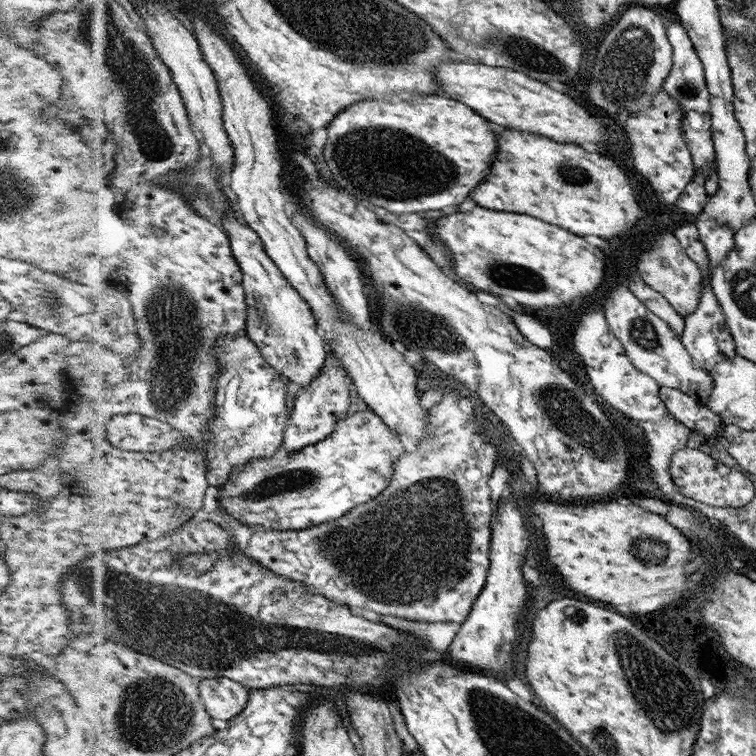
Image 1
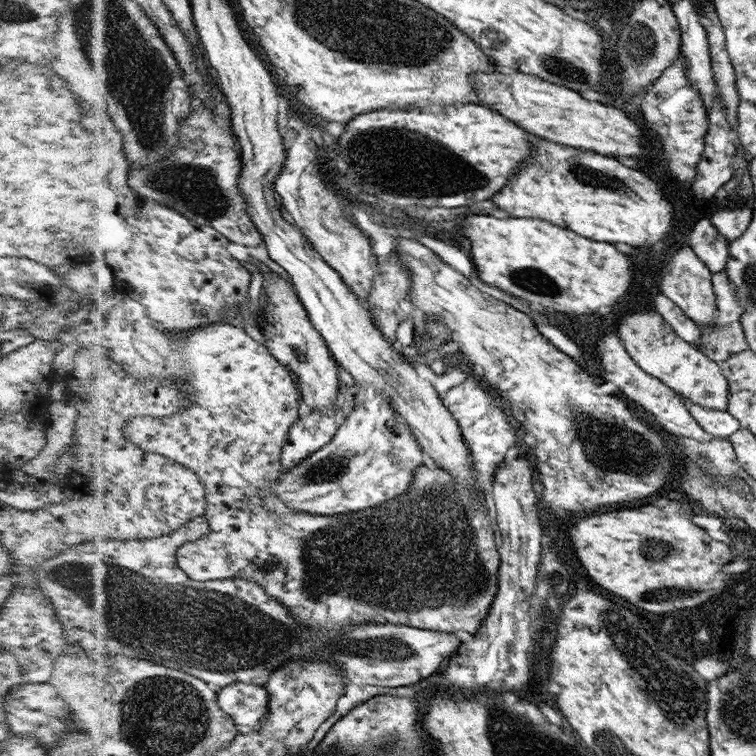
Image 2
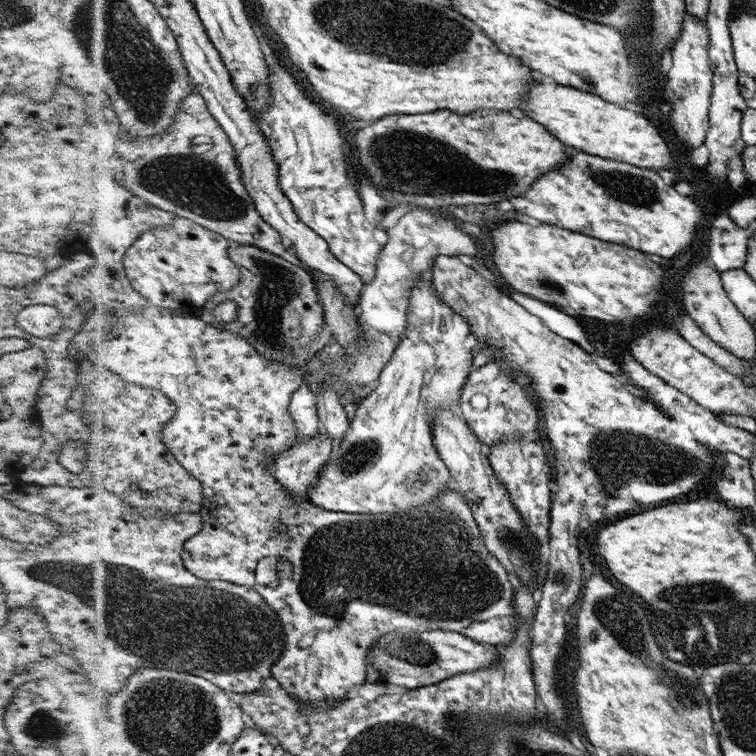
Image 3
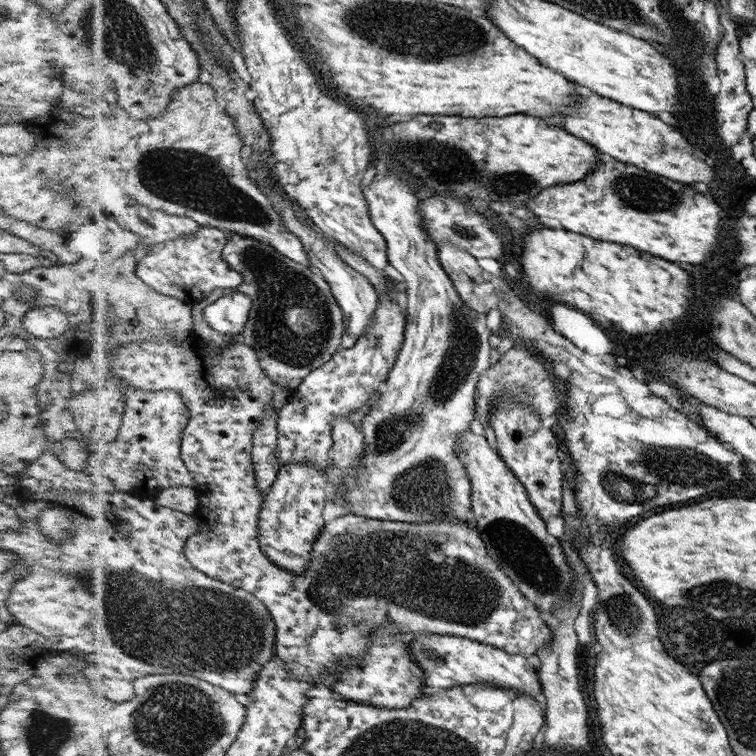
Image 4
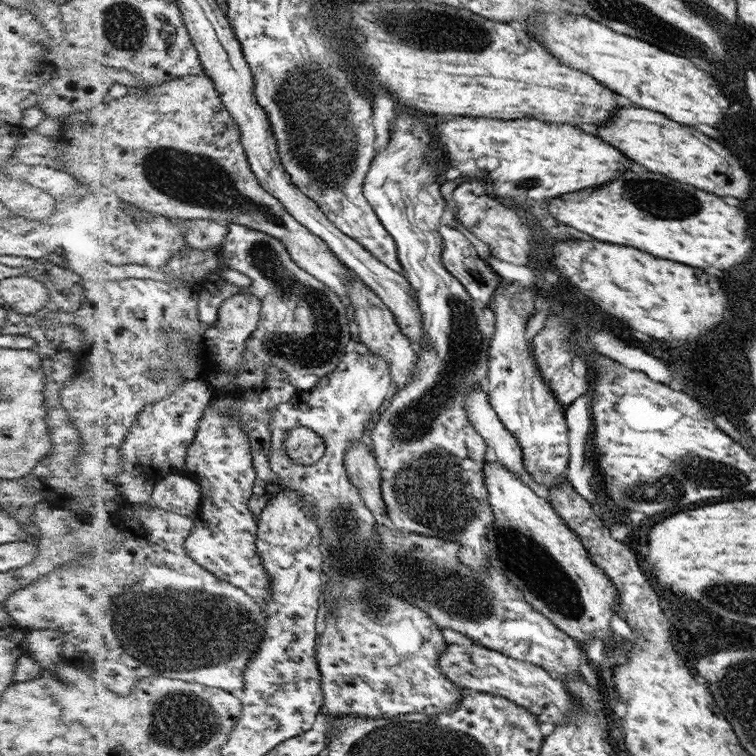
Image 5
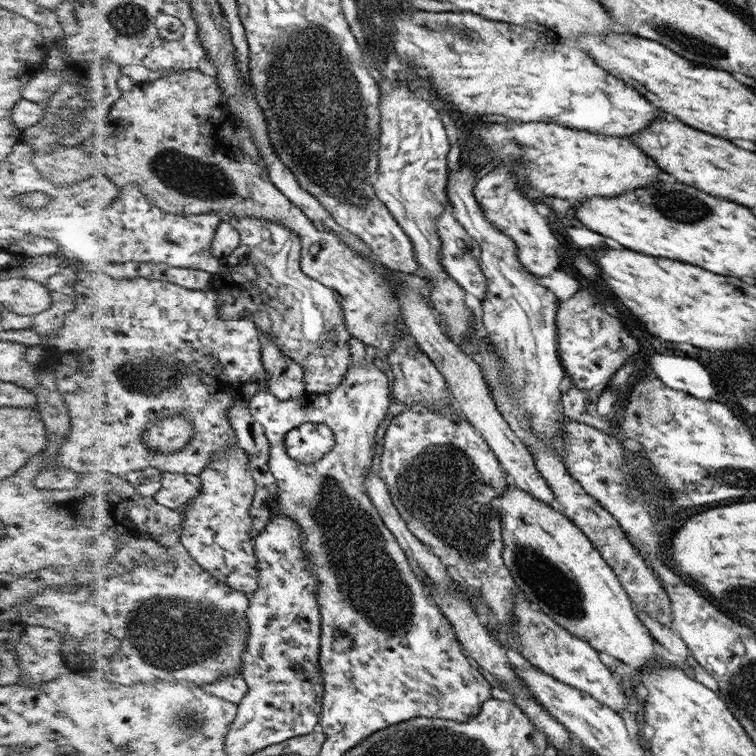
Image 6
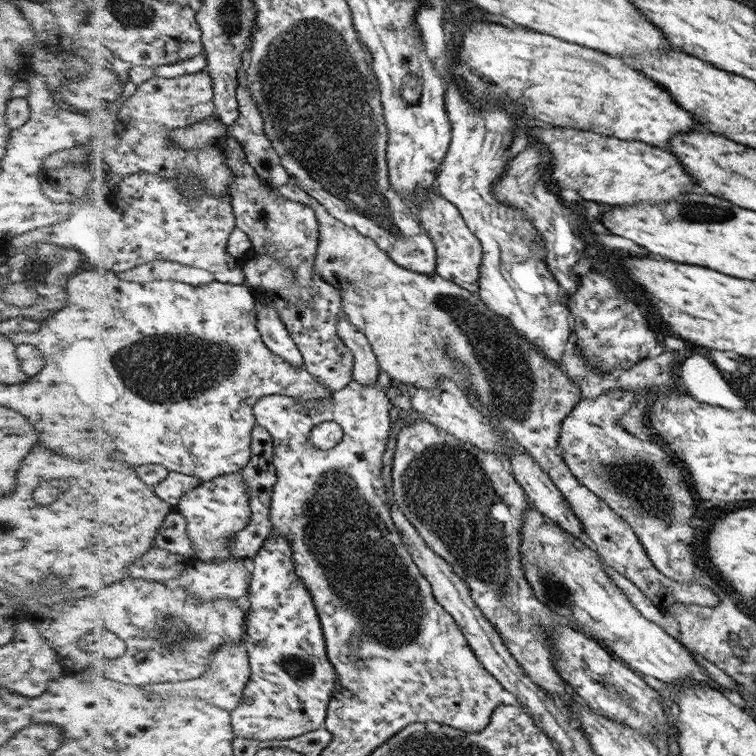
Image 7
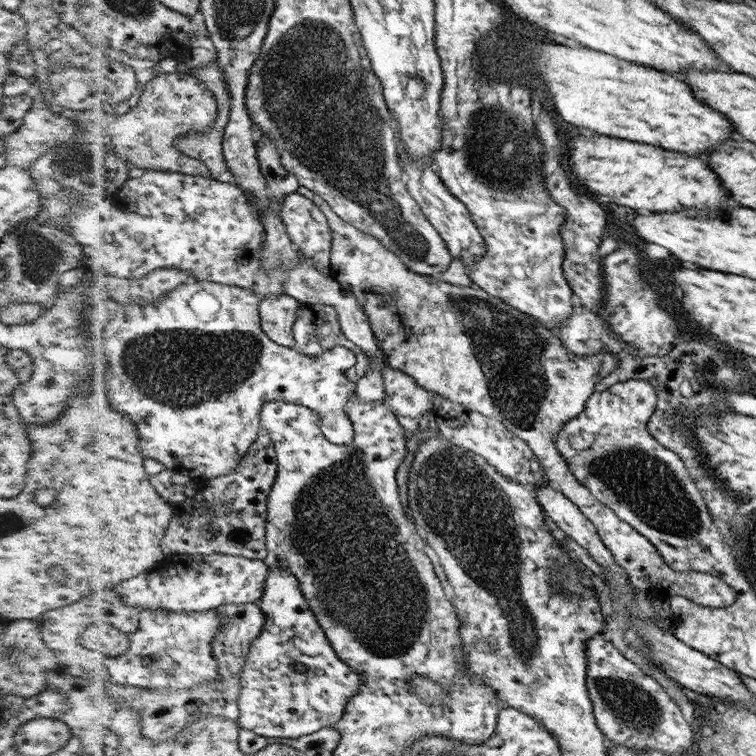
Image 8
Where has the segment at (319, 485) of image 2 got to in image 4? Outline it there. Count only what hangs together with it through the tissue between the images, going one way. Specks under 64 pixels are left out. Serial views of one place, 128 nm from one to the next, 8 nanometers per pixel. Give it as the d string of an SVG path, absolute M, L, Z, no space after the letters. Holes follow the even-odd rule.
M387 167L387 172L381 180L374 181L366 185L365 188L365 200L369 202L370 216L373 216L373 221L376 227L381 231L382 236L386 237L389 241L389 261L394 265L394 268L402 274L404 278L404 286L407 294L405 316L408 318L408 322L405 323L405 343L401 348L397 356L397 362L390 372L389 378L386 379L386 384L381 384L382 392L376 399L366 408L361 421L358 426L361 427L361 433L365 437L364 451L365 458L357 466L357 473L355 474L355 483L350 486L346 482L346 478L342 478L345 483L346 495L342 495L343 507L358 516L365 516L369 519L376 520L391 520L402 522L415 522L415 523L430 523L430 522L442 522L442 520L458 519L463 523L470 523L473 527L476 527L474 521L472 521L472 479L470 479L468 468L465 468L465 463L458 457L460 452L460 436L464 431L470 431L470 422L474 420L476 415L476 402L475 396L480 384L481 372L488 370L492 366L491 362L491 347L489 344L489 338L492 332L486 327L486 313L476 312L470 308L469 305L461 299L460 293L456 289L456 285L453 284L452 277L445 271L440 263L439 252L437 245L433 240L429 239L429 233L425 231L425 219L421 216L422 212L418 214L418 200L410 194L414 192L410 186L406 186L404 182L400 182L400 178L396 174L390 174L390 171L396 171L395 167Z

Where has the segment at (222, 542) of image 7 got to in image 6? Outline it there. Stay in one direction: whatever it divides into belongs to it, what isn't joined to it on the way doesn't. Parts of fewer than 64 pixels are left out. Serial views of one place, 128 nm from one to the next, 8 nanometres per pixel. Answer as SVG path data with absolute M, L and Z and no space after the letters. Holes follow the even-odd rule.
M234 445L229 453L218 453L207 468L208 470L201 474L203 494L196 496L196 500L190 502L188 510L184 512L181 523L182 544L192 558L212 576L239 591L254 593L260 587L261 573L258 570L257 539L252 533L255 527L252 508L257 498L257 480L253 475L251 456L245 448Z

